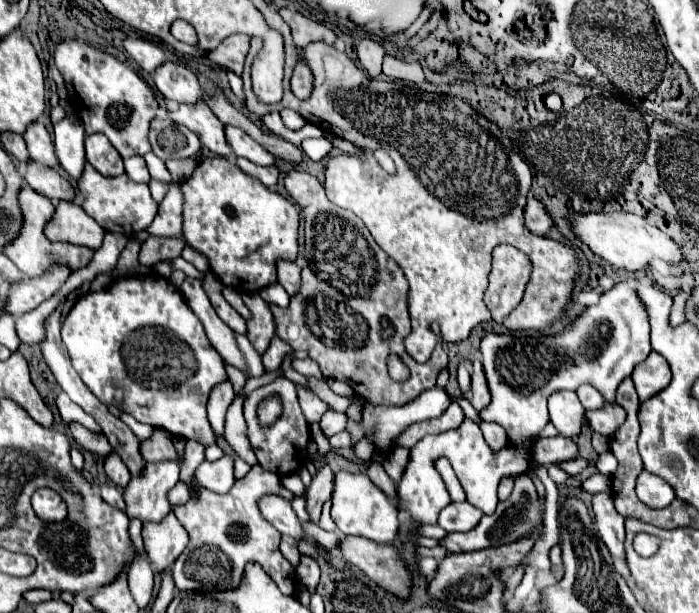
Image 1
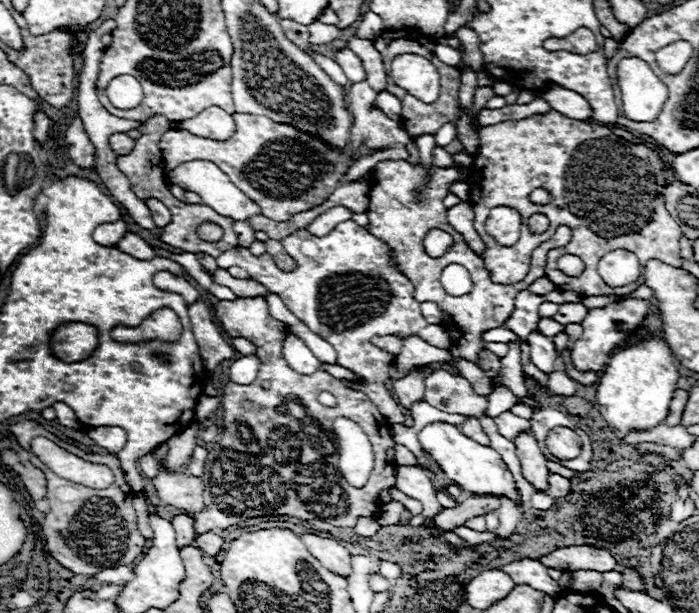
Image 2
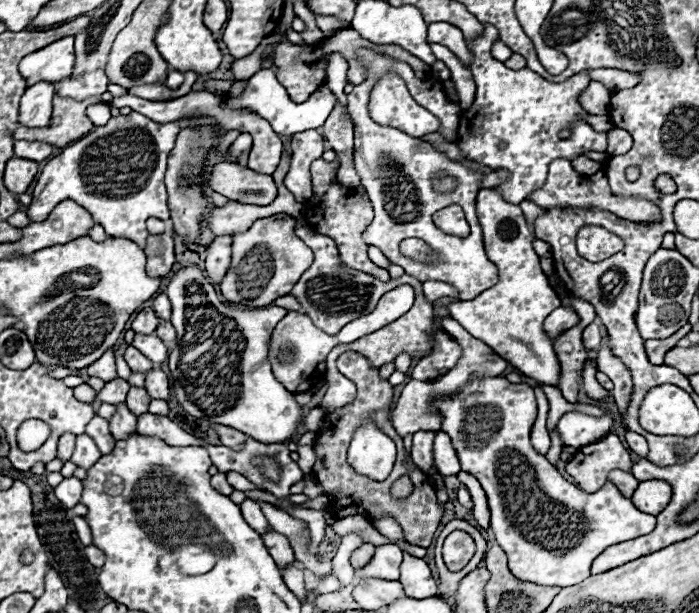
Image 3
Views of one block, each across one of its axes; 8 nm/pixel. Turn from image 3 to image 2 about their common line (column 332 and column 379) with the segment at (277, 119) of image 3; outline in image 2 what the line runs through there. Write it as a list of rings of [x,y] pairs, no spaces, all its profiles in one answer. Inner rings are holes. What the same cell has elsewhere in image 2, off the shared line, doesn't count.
[[[383,90],[374,102],[374,108],[381,110],[389,119],[401,120],[402,106],[400,101],[391,93]]]

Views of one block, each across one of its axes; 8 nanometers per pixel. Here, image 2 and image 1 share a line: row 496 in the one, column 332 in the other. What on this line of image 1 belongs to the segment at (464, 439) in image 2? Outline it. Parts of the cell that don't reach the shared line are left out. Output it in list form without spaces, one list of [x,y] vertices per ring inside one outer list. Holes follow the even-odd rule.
[[[336,472],[334,494],[332,494],[332,520],[346,536],[362,536],[376,544],[392,544],[398,534],[398,508],[390,498],[372,484],[372,480],[358,472]]]

